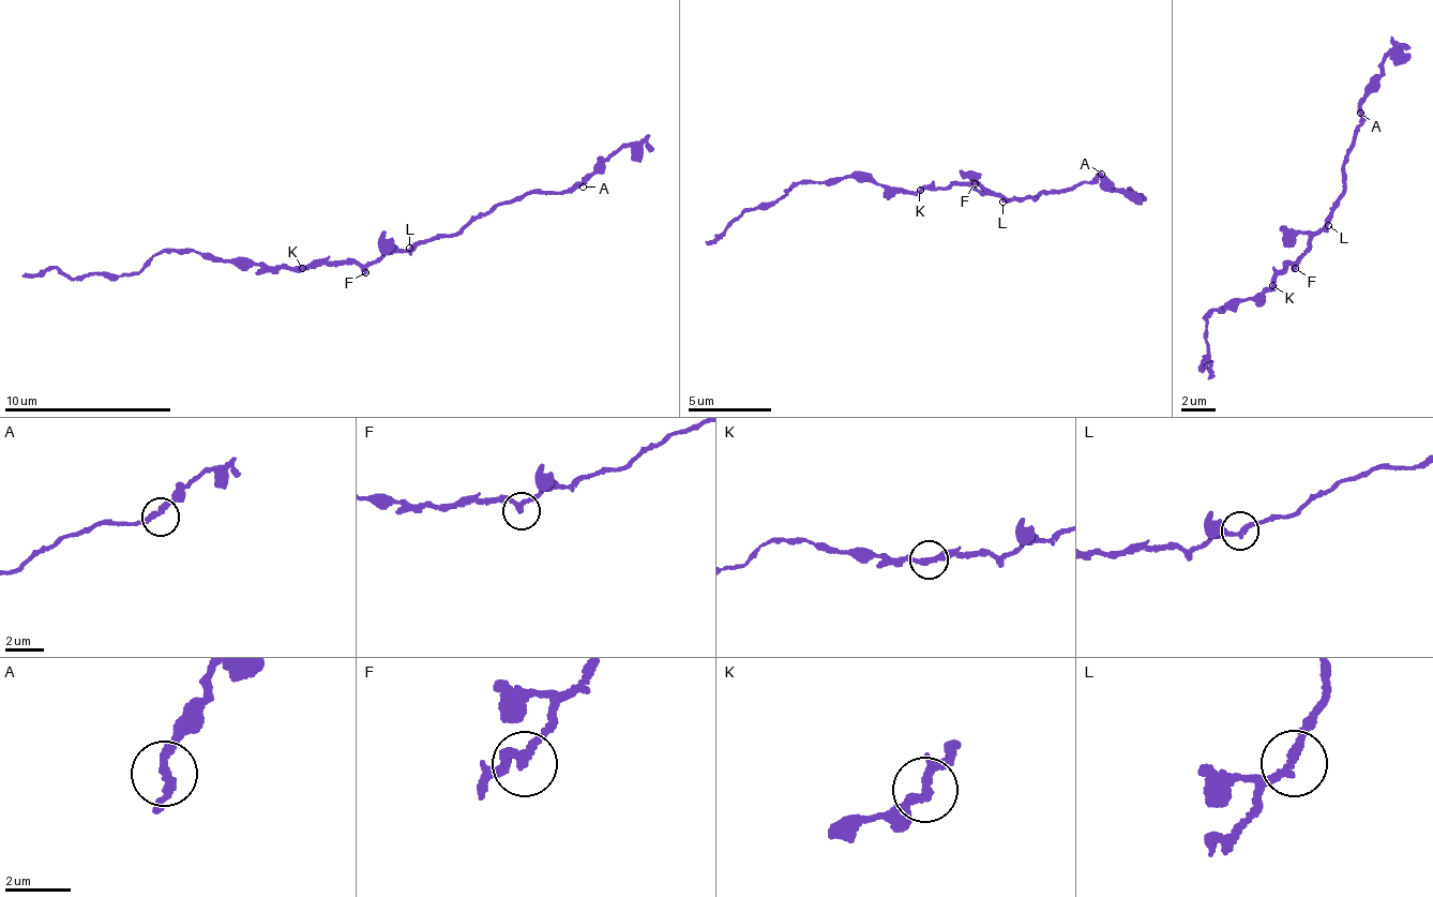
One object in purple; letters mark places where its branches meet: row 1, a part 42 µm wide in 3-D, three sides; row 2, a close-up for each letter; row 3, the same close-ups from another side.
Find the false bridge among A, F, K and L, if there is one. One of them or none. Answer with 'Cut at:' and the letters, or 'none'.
Cut at: none

